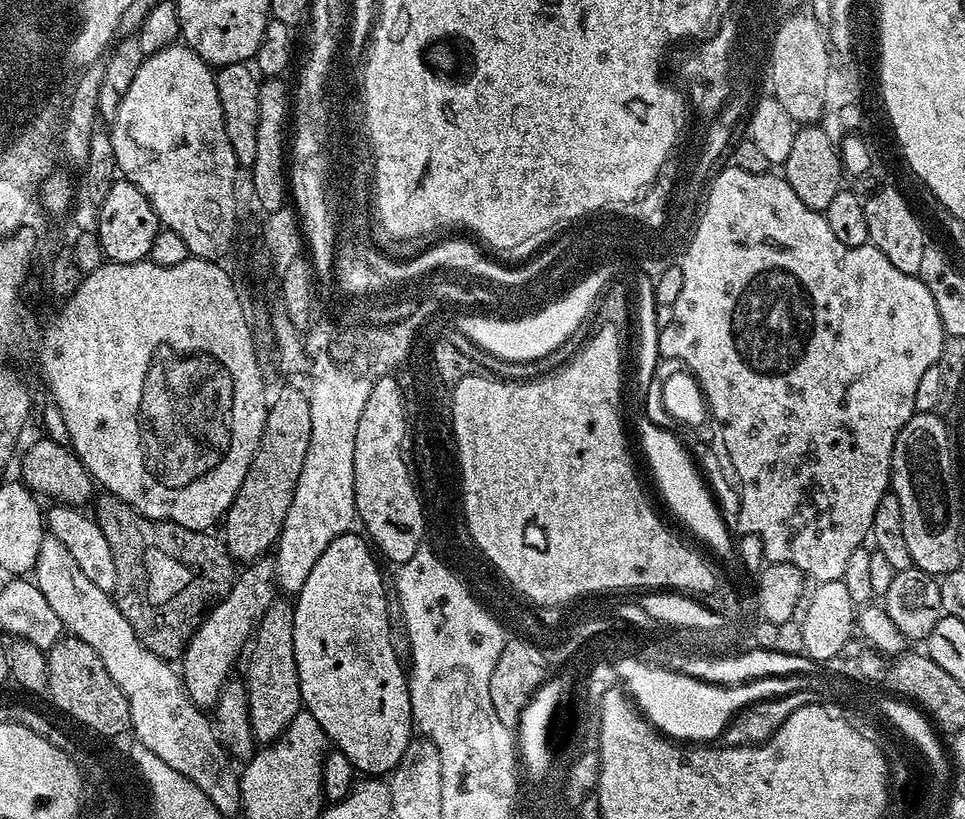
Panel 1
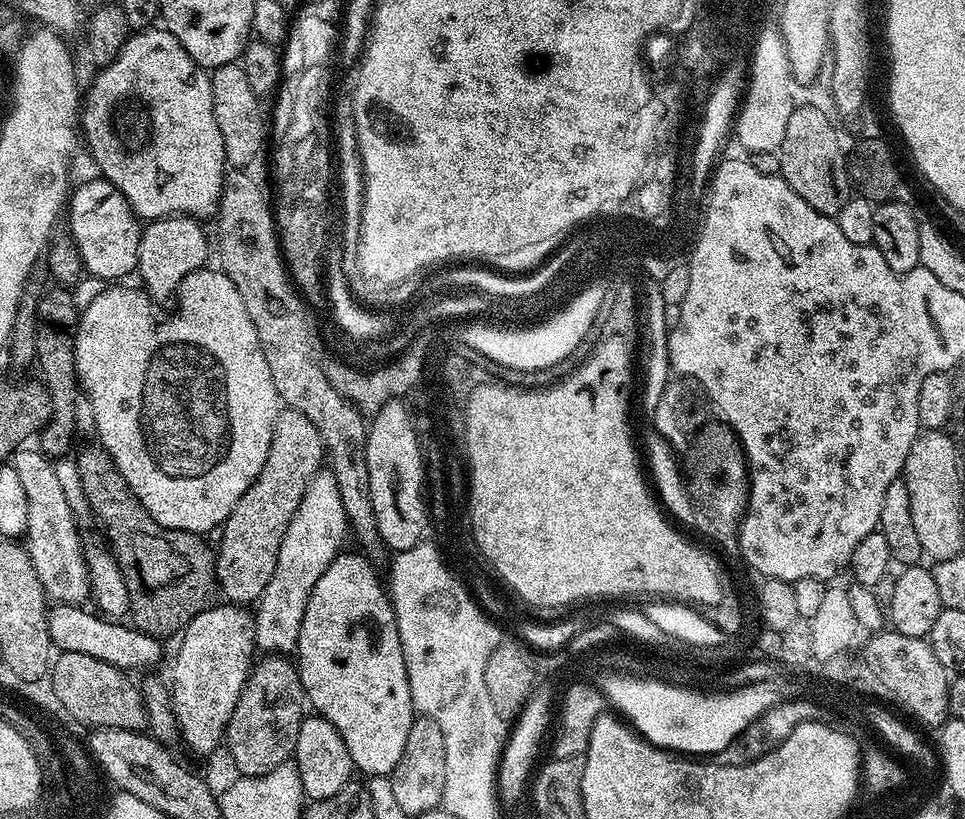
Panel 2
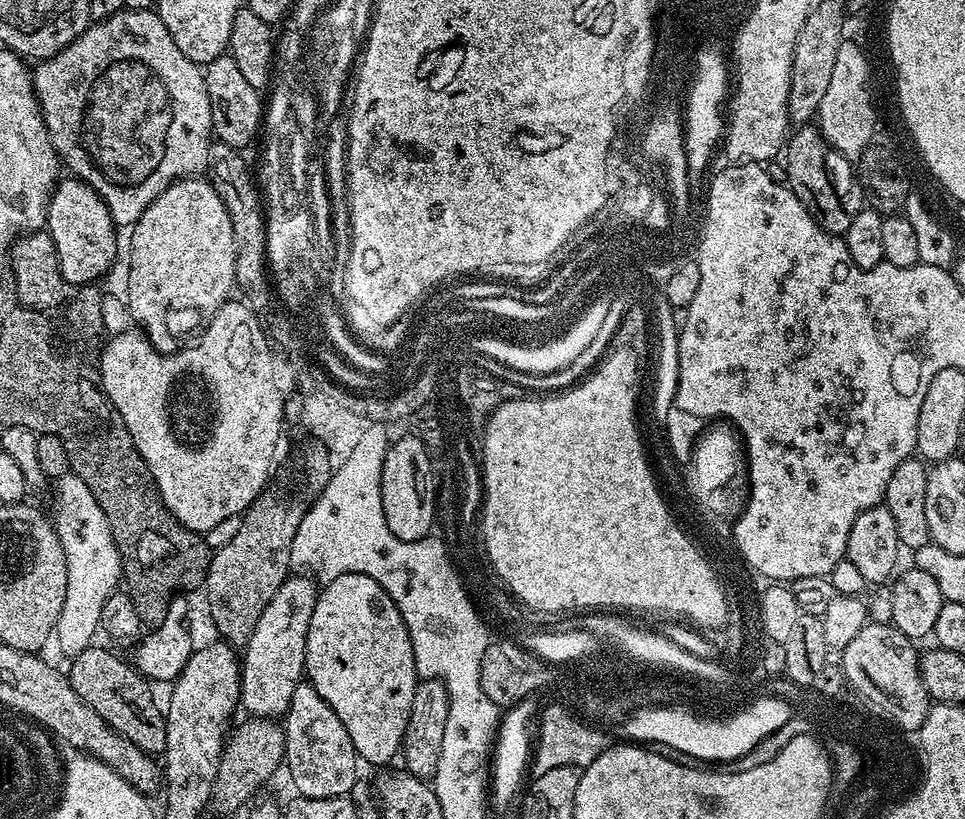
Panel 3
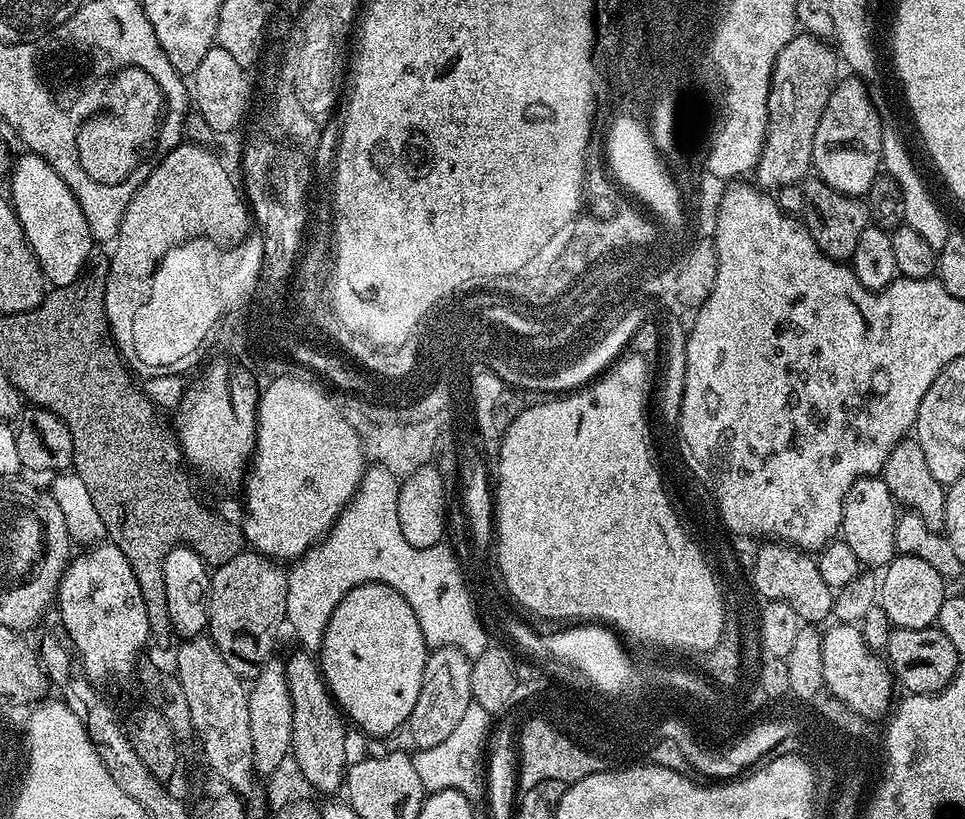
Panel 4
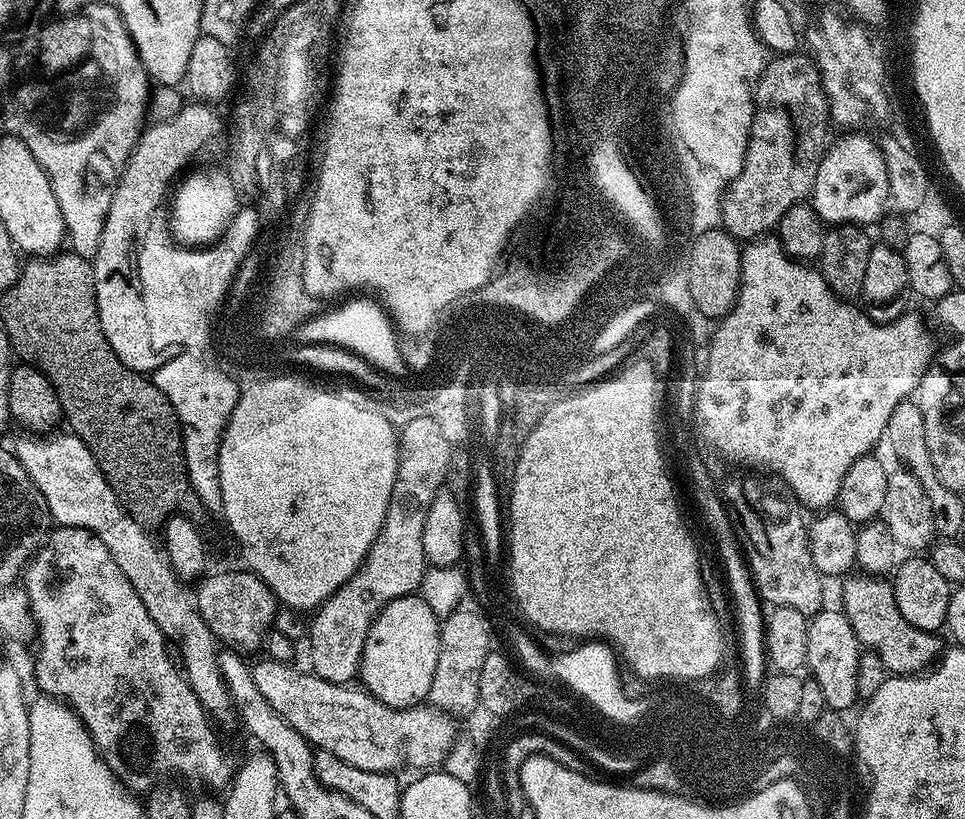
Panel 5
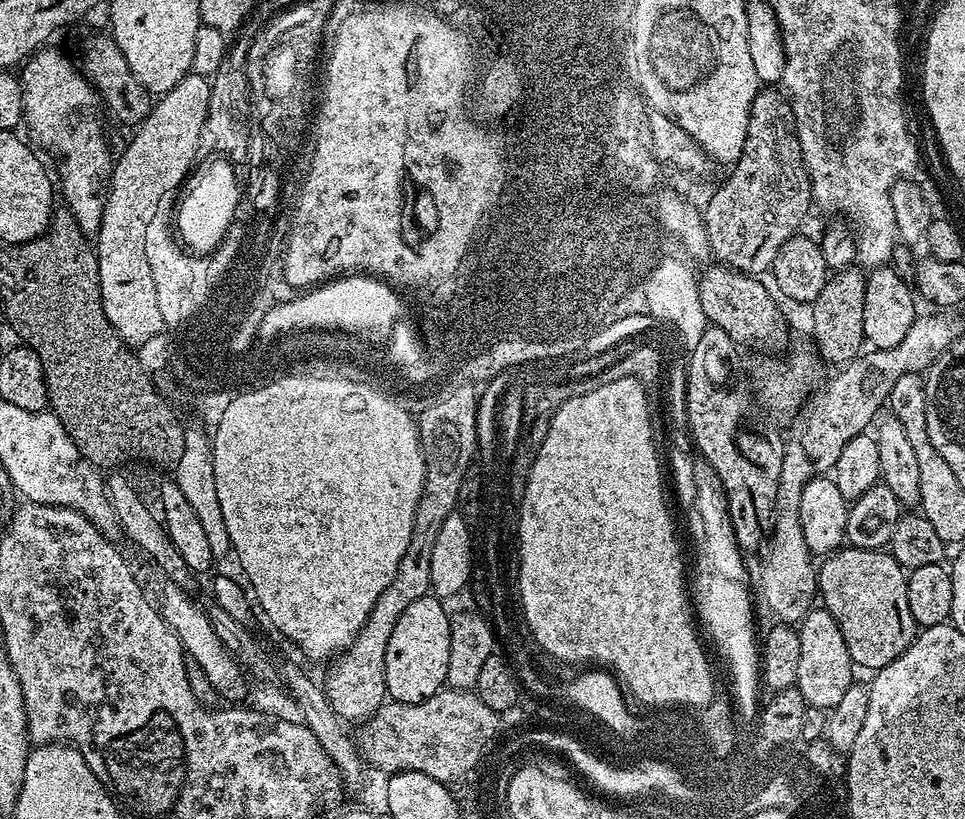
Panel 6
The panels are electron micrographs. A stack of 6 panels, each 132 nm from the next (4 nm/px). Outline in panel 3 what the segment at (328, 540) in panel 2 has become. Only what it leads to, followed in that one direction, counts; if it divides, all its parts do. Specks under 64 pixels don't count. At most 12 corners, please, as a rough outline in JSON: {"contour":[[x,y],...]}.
{"contour":[[292,574],[242,648],[240,704],[280,718],[305,675],[318,595]]}

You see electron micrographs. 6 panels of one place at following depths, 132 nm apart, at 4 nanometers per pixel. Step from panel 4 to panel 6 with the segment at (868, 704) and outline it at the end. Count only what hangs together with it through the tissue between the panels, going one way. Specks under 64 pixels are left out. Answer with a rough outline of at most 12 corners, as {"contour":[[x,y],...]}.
{"contour":[[822,606],[799,621],[796,687],[817,708],[854,682],[842,630]]}

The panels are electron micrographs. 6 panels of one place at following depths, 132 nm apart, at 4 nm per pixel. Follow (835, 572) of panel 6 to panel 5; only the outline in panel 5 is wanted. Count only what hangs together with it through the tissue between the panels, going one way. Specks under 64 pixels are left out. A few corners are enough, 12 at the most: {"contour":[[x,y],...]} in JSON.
{"contour":[[884,578],[843,581],[844,617],[893,676],[940,659],[940,636],[902,618]]}

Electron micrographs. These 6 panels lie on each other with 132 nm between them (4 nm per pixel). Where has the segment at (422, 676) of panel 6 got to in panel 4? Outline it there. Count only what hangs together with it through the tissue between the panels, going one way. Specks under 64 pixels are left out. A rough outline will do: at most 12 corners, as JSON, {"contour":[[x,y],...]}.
{"contour":[[360,582],[318,663],[372,736],[408,723],[429,651],[410,602]]}

